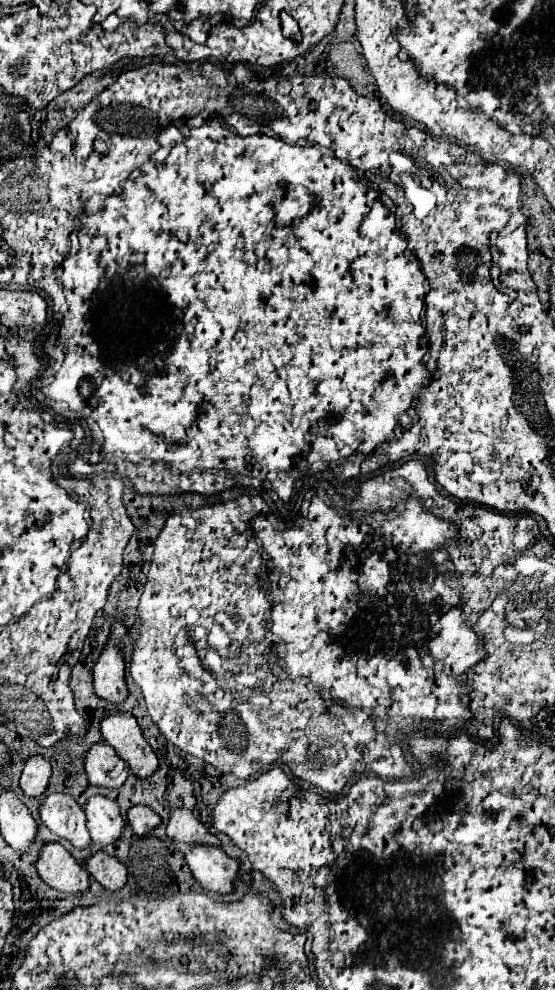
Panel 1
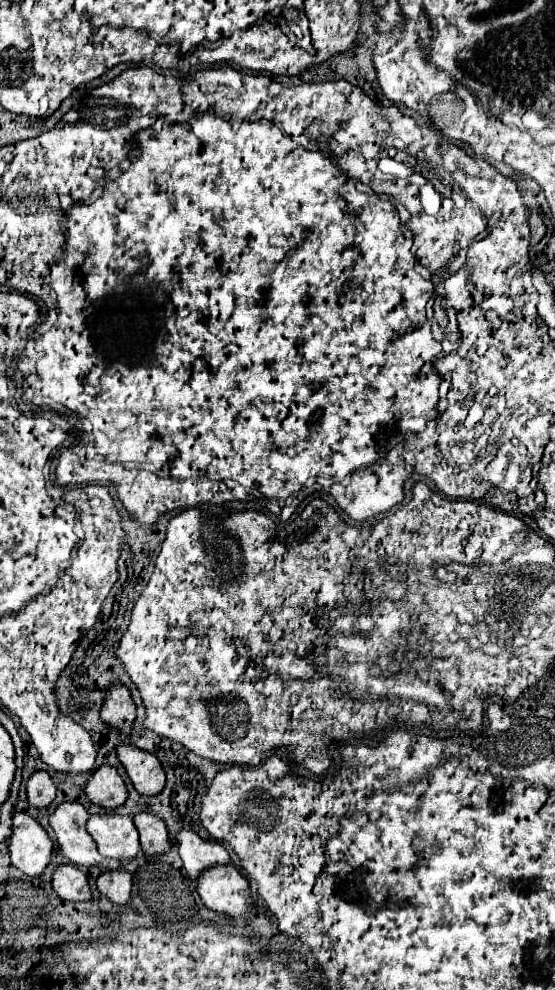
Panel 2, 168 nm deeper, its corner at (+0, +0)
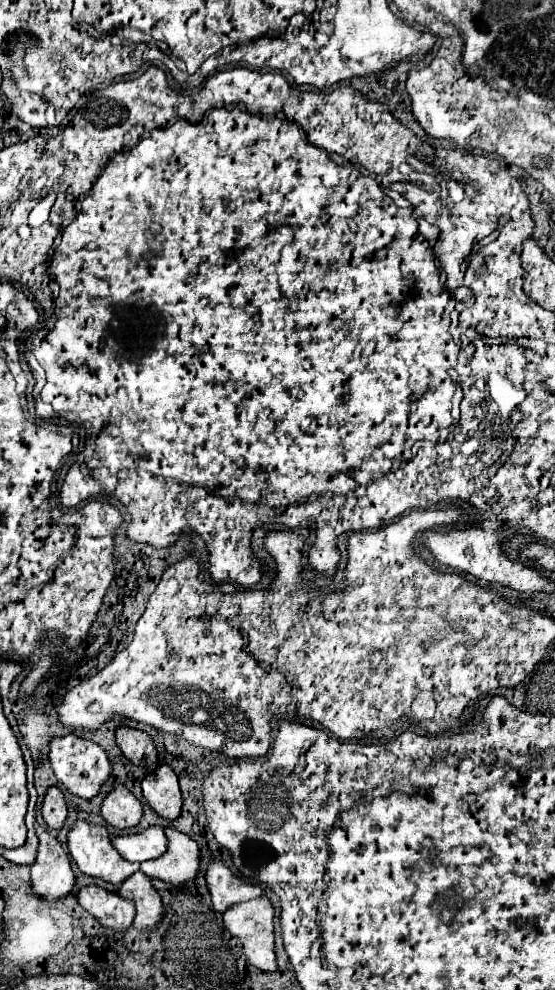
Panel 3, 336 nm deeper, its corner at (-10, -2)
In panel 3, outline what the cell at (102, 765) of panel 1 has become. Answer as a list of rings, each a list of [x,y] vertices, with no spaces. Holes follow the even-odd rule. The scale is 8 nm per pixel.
[[[118,785],[104,799],[102,817],[116,829],[136,827],[142,817],[142,803],[124,785]]]

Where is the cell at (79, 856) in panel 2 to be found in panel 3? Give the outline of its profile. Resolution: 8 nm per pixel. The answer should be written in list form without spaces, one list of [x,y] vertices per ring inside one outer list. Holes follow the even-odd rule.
[[[76,821],[76,825],[70,829],[68,833],[68,849],[70,849],[70,855],[74,857],[78,869],[84,873],[84,875],[90,875],[90,877],[100,877],[116,887],[120,887],[130,875],[134,875],[140,865],[138,863],[130,863],[126,859],[122,859],[122,855],[118,855],[118,851],[114,851],[114,845],[110,843],[110,835],[106,831],[106,827],[100,827],[100,825],[90,825],[86,821]]]

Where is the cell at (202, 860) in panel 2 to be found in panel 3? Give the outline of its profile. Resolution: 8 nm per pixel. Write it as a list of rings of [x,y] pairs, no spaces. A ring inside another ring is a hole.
[[[212,861],[206,871],[206,883],[212,895],[214,909],[218,913],[228,911],[228,907],[250,901],[264,895],[264,889],[256,885],[248,885],[242,879],[238,879],[222,861]]]

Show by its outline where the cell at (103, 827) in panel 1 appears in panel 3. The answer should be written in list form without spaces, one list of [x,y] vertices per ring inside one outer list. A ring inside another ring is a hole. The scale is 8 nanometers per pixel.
[[[154,825],[154,827],[148,827],[146,833],[112,837],[112,845],[120,851],[120,855],[126,861],[142,863],[142,861],[156,859],[162,853],[166,853],[168,839],[166,839],[164,831],[158,825]]]

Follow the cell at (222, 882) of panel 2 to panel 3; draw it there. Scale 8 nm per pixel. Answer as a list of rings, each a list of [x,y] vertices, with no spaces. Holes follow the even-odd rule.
[[[258,897],[248,903],[234,905],[224,915],[224,927],[242,941],[244,955],[256,969],[264,973],[276,971],[276,953],[274,953],[274,909],[268,897]]]

